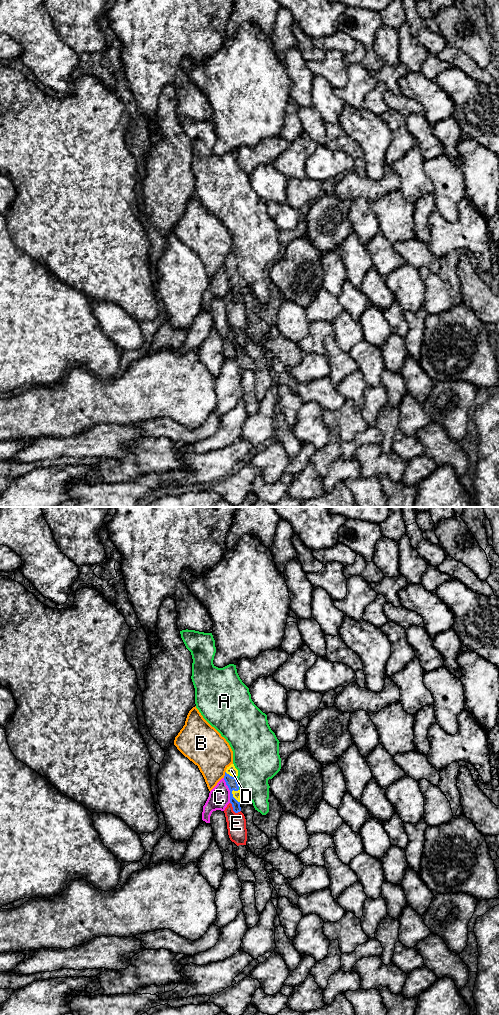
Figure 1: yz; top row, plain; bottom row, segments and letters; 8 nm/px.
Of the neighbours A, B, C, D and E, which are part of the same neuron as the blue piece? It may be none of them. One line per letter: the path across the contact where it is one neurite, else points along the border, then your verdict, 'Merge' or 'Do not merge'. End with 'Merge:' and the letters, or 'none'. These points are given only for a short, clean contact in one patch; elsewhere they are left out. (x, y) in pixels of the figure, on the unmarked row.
A: Do not merge
B: Do not merge
C: Do not merge
D: Path across: yz (231, 270), (232, 284), (236, 282). Merge
E: Do not merge
Merge: D

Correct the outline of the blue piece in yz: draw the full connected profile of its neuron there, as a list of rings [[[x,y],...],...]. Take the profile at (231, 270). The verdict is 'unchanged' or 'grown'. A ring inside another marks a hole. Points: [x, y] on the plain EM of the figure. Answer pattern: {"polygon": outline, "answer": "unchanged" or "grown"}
{"polygon": [[[231,252],[229,255],[227,255],[224,268],[230,278],[230,291],[232,292],[233,299],[235,301],[241,299],[240,295],[241,280],[239,278],[237,264],[238,258],[235,256],[234,252]]], "answer": "grown"}

